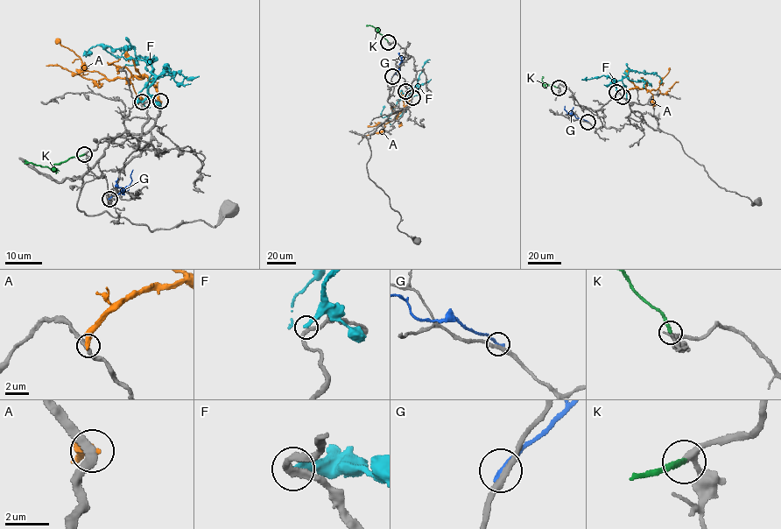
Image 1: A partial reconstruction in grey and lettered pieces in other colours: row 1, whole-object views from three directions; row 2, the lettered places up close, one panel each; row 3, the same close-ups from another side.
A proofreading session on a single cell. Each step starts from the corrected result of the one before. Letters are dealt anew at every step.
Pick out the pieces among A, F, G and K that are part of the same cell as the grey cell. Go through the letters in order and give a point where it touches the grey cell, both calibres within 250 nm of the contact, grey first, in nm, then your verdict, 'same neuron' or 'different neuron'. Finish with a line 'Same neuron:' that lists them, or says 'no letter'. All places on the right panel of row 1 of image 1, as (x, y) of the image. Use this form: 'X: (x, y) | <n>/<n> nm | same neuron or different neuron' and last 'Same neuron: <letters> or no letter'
A: (622, 96) | 320/400 nm | different neuron
F: (616, 92) | 300/300 nm | different neuron
G: (587, 122) | 280/240 nm | different neuron
K: (559, 88) | 280/280 nm | same neuron
Same neuron: K

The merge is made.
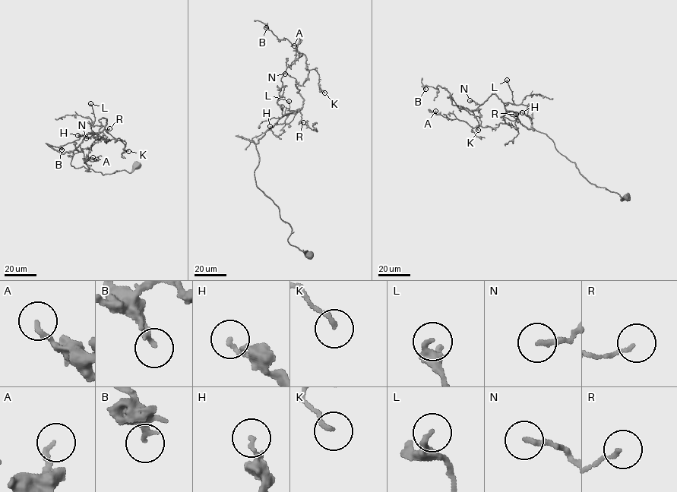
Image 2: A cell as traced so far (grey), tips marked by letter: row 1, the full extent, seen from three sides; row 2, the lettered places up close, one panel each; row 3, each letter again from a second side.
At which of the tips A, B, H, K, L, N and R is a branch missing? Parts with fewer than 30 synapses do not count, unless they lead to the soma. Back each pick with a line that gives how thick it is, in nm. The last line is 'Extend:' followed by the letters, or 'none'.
Extend: none

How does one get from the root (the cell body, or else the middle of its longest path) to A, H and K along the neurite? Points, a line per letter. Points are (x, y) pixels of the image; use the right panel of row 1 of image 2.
A: (626, 198), (590, 183), (552, 140), (512, 111), (494, 128), (472, 127), (435, 111)
H: (626, 198), (590, 183), (545, 134), (507, 112), (506, 102), (526, 105), (530, 118), (522, 112)
K: (626, 198), (590, 183), (552, 140), (522, 124), (495, 94), (478, 110), (461, 108), (476, 117), (478, 130)

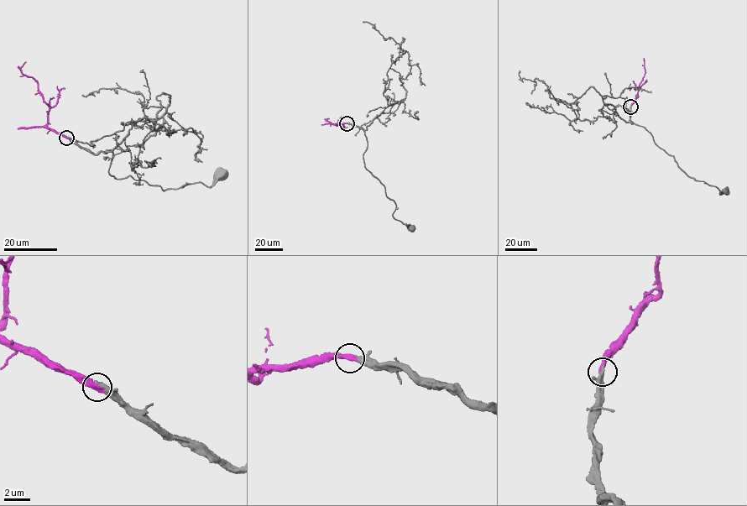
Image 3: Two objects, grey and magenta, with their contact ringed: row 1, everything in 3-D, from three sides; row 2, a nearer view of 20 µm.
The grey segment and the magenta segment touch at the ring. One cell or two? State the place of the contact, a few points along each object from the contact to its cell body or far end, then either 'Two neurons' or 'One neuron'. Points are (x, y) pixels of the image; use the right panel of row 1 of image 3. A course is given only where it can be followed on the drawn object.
Place: (630, 106). Course of grey: (630, 106), (631, 122), (644, 127), (680, 169), (694, 180), (717, 186), (720, 195), (725, 191). Course of magenta: (630, 106), (638, 96), (639, 84), (645, 72), (644, 58). One neuron

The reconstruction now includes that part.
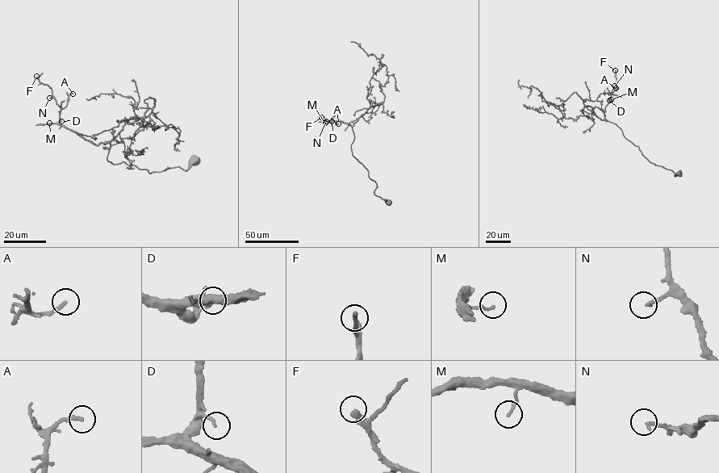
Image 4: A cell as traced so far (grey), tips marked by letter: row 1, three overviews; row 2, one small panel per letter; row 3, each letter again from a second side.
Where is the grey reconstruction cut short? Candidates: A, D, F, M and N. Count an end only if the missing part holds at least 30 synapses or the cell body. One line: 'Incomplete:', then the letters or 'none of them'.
Incomplete: none of them

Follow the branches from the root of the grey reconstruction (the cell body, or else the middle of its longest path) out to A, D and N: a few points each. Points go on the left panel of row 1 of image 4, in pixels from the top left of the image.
A: (196, 161), (186, 170), (151, 173), (112, 164), (110, 142), (94, 144), (58, 123), (73, 94)
D: (196, 161), (186, 170), (151, 173), (112, 164), (110, 142), (94, 144), (61, 121)
N: (196, 161), (186, 170), (151, 173), (112, 164), (110, 142), (94, 144), (60, 126), (60, 108), (49, 98)

